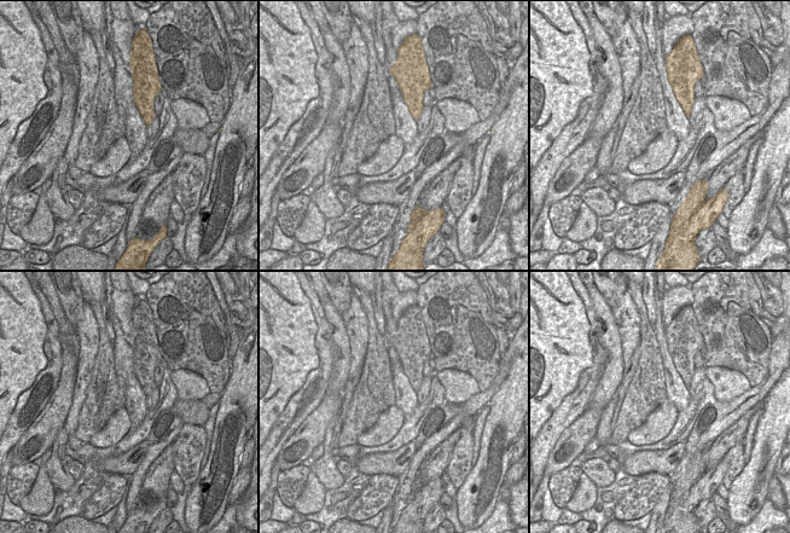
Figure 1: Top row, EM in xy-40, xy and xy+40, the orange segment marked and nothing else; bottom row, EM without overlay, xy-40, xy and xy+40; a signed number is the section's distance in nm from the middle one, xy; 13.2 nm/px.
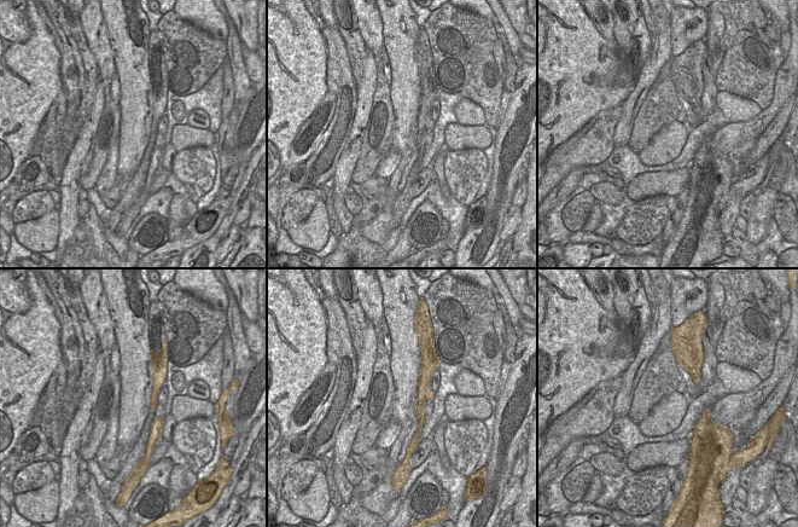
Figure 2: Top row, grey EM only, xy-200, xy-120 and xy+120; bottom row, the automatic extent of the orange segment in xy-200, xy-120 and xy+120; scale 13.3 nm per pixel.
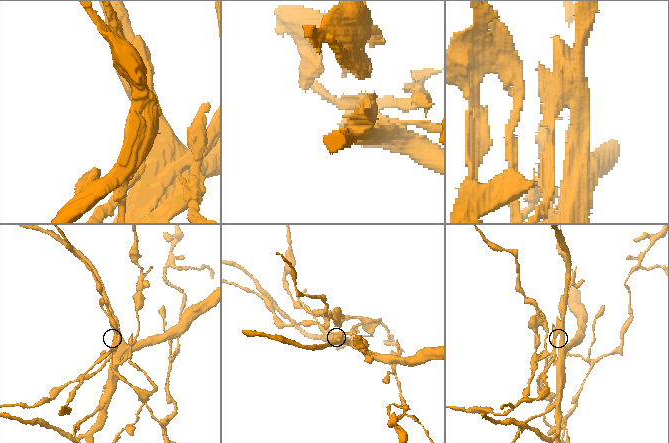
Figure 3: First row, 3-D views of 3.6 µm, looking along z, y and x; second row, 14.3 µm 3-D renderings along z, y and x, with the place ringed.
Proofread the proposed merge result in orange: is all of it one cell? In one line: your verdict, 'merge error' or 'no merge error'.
merge error

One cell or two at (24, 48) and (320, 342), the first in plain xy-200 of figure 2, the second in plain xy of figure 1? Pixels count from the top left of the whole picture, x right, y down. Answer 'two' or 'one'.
two

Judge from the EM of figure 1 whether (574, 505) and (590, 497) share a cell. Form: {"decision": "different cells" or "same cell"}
{"decision": "same cell"}

